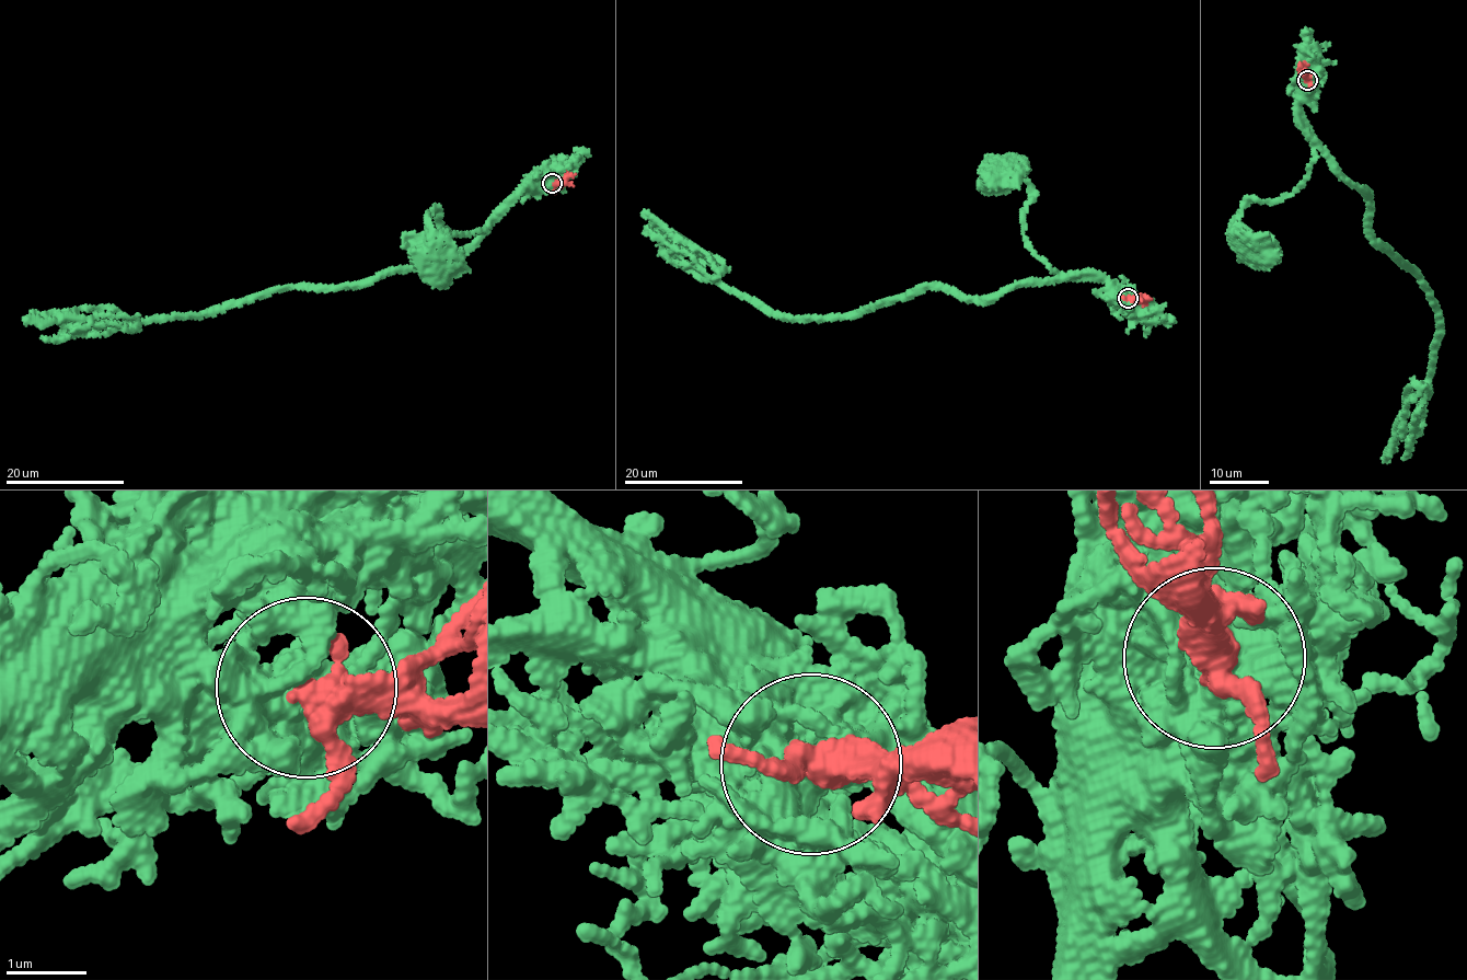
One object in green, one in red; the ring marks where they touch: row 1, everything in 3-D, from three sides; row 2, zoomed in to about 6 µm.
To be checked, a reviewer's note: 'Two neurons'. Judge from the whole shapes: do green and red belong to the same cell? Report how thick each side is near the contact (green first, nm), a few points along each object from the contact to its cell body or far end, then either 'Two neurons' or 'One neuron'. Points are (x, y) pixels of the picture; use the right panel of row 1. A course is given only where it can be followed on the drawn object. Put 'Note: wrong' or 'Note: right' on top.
Note: wrong
Thickness 400 nm (green) against 300 nm. Course of green: (1307, 80), (1300, 107), (1314, 153), (1307, 175), (1293, 193), (1249, 203), (1242, 209), (1238, 230), (1266, 249). Course of red: (1307, 80), (1301, 61). One neuron

